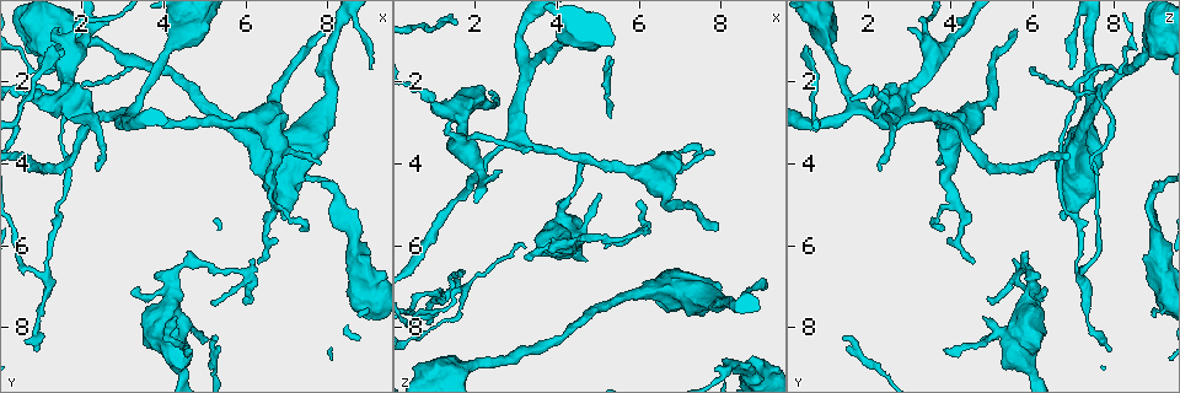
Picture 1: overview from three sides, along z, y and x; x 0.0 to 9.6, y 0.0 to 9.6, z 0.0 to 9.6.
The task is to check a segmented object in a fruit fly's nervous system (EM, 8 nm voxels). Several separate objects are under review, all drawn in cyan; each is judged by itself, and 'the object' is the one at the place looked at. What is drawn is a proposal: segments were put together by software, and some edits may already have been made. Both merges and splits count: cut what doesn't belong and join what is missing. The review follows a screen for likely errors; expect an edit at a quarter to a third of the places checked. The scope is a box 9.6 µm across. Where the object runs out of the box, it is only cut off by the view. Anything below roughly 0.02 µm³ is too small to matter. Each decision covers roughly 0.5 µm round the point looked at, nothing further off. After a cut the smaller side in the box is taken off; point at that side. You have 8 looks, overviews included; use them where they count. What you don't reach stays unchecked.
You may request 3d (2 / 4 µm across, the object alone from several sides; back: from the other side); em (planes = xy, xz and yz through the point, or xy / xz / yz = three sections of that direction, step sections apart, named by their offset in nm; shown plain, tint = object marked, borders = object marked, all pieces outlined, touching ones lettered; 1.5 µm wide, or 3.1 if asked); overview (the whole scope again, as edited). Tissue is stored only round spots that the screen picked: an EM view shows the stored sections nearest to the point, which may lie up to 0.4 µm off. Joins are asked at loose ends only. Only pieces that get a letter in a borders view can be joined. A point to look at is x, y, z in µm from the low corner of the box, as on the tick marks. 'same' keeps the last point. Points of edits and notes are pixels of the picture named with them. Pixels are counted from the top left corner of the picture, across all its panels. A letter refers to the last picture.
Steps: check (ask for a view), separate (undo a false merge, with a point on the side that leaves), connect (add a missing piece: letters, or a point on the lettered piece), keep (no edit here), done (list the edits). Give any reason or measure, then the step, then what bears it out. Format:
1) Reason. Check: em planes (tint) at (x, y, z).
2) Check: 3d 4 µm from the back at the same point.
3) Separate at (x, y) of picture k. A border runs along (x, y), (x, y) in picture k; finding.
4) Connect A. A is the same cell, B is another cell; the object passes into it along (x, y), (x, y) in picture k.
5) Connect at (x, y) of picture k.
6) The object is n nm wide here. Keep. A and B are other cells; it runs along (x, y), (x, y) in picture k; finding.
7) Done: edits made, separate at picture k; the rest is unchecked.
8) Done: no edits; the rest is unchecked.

Long arm stops here. Check: 3d 2 µm at (9.10, 1.65, 6.95).

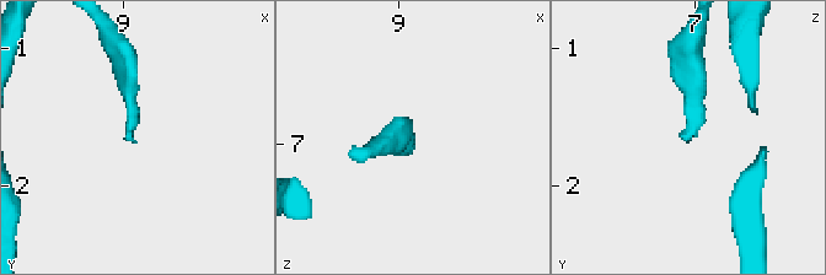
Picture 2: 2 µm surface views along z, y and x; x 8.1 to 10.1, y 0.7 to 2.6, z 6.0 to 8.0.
Shape alone is not enough. Check: em yz step 8 (borders) at (9.10, 1.68, 6.94).

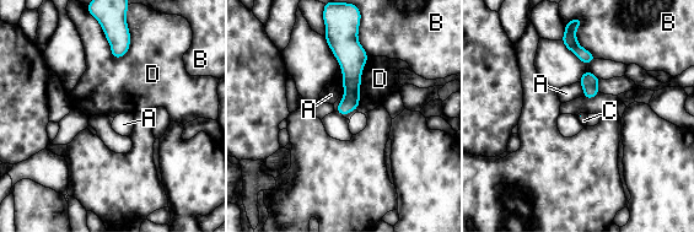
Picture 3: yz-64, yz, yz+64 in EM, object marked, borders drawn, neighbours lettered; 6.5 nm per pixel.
Cut it another way. Check: em planes (borders) at the same point.

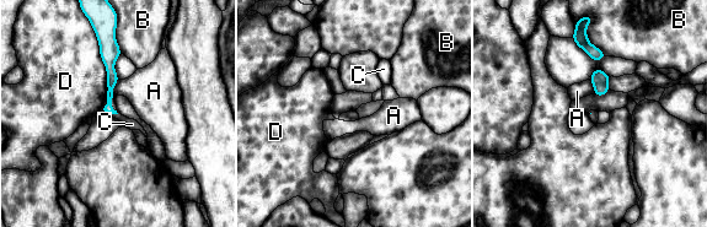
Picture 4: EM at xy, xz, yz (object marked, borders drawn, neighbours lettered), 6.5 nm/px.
Keep. A, B, C and D are other cells; no lettered piece goes on from it.

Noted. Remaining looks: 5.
Free end. Check: em xz step 8 (borders) at (7.95, 0.75, 5.70).

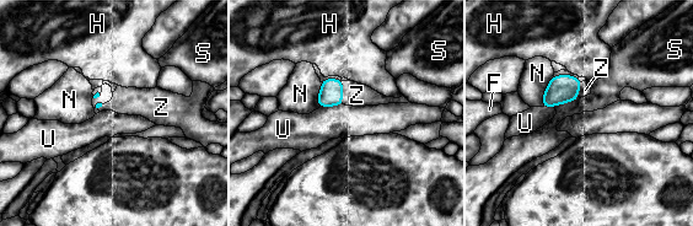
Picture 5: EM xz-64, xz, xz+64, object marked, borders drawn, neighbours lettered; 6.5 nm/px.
Connect Z. Z is the same cell, F, H, N, S and U are other cells; the neuron continues.

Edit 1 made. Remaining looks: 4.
See it whole again. Check: overview.

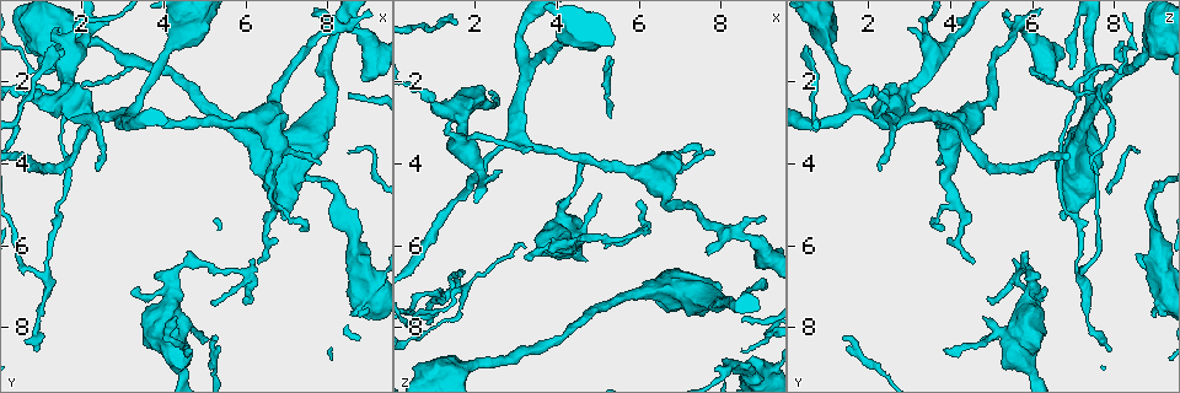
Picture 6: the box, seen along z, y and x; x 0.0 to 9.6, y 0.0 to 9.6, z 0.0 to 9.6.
An open end. Check: em planes (plain) at (7.00, 5.35, 6.75).

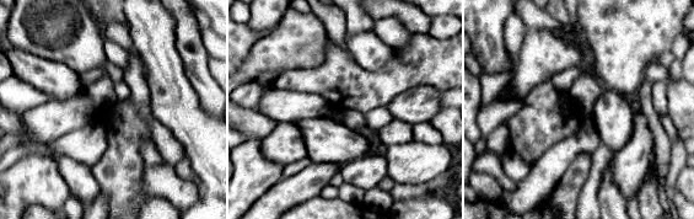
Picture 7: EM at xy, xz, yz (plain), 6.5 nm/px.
See the neighbours. Check: em planes (borders) at the same point.

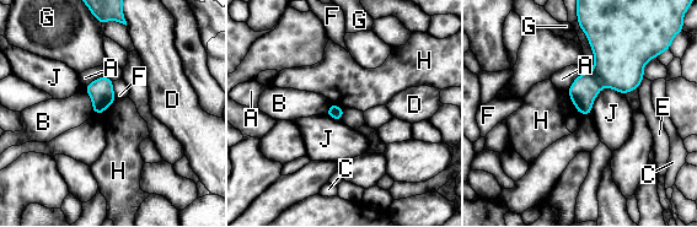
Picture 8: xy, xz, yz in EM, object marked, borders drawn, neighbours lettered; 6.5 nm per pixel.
Keep. A, B, C, D, E, F, G, H and J are other cells; a border runs along (566, 92), (579, 114) in picture 8; none of them fits.

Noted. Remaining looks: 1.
Done: edits made, connect at picture 5; the rest is unchecked.

